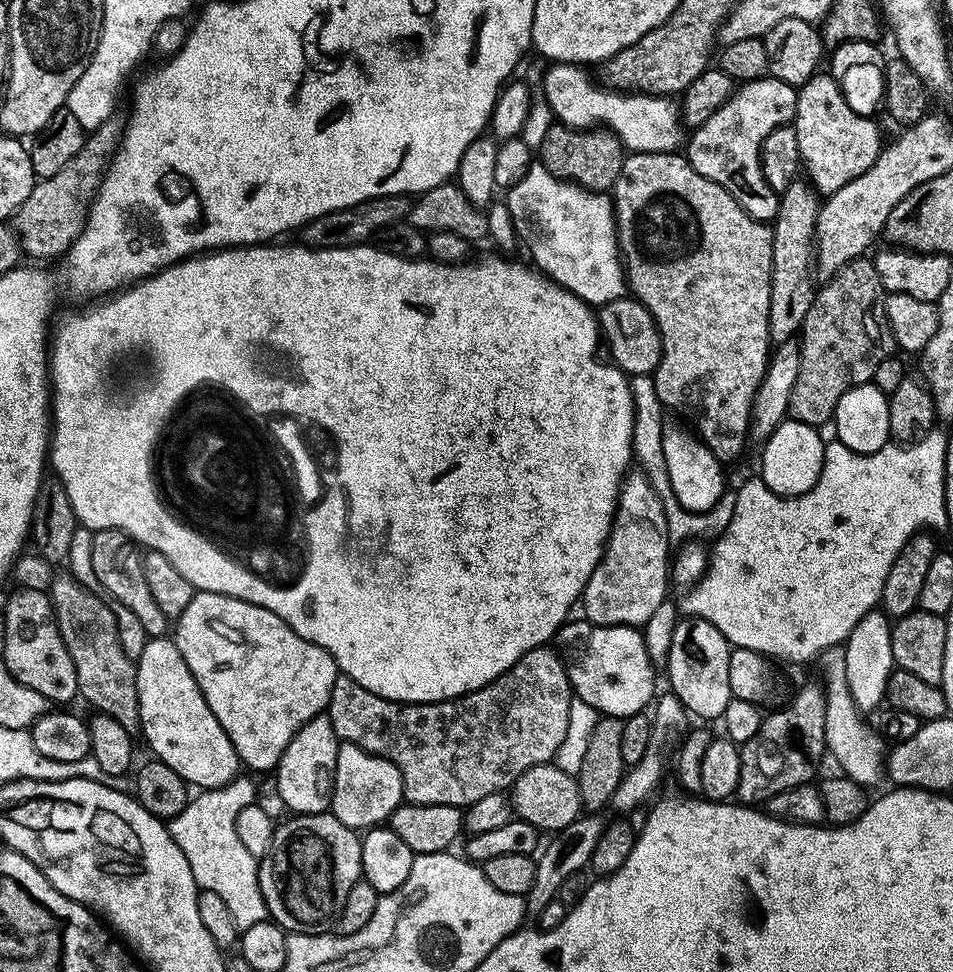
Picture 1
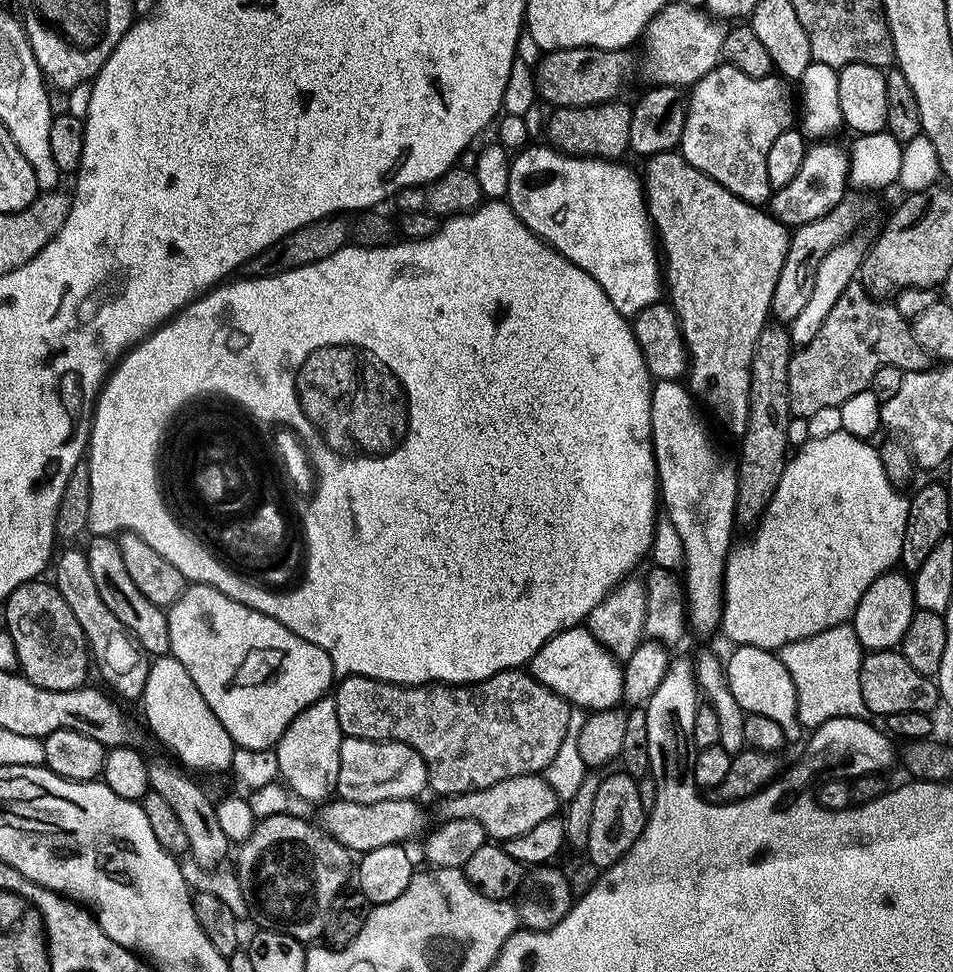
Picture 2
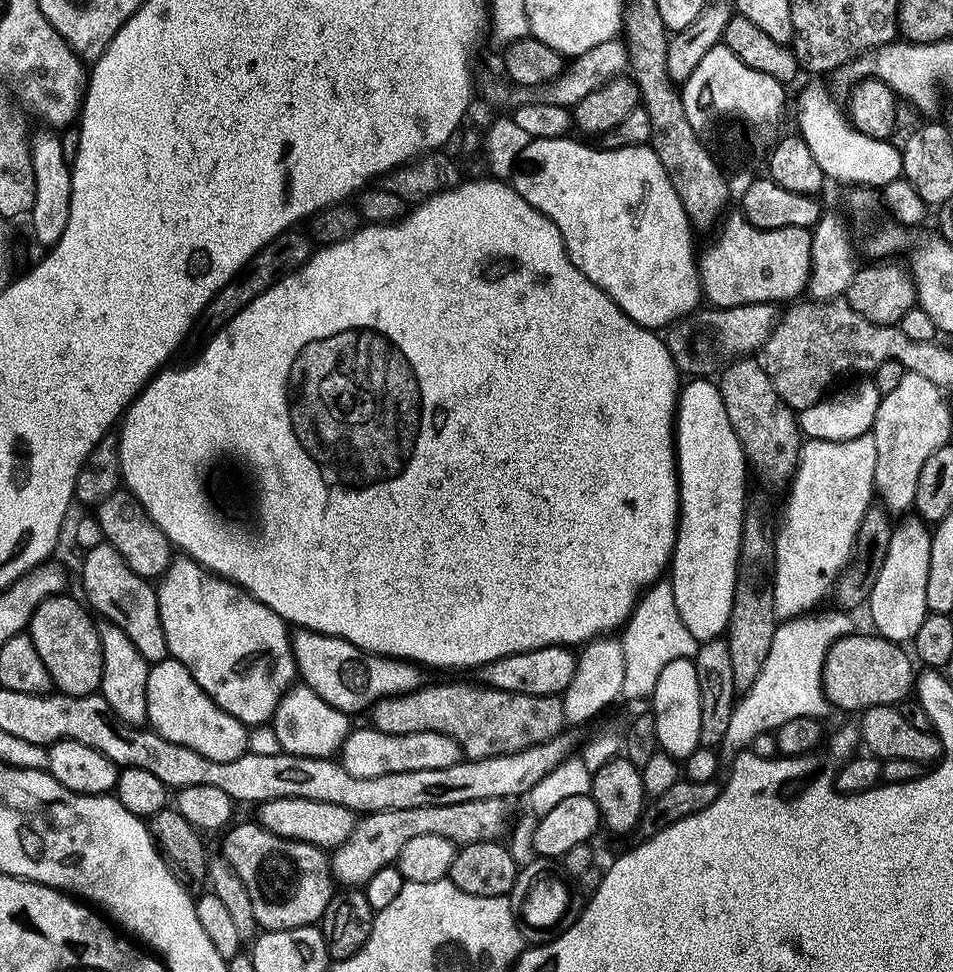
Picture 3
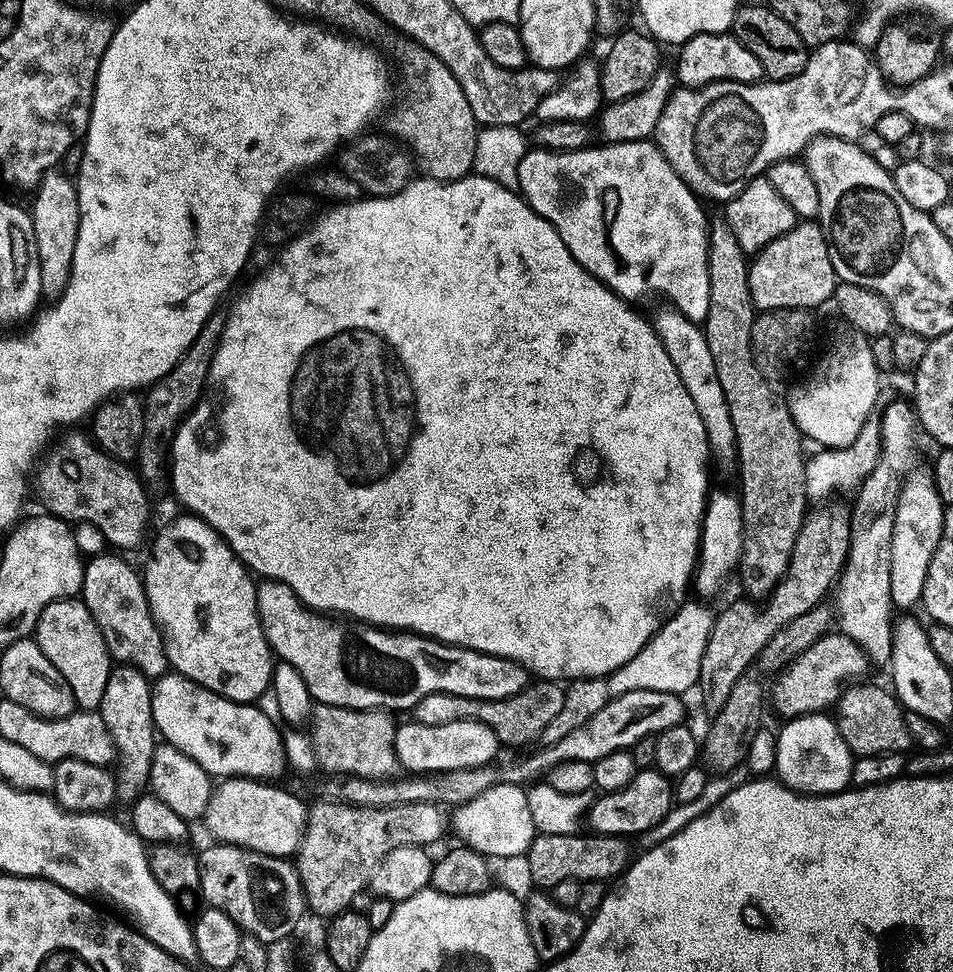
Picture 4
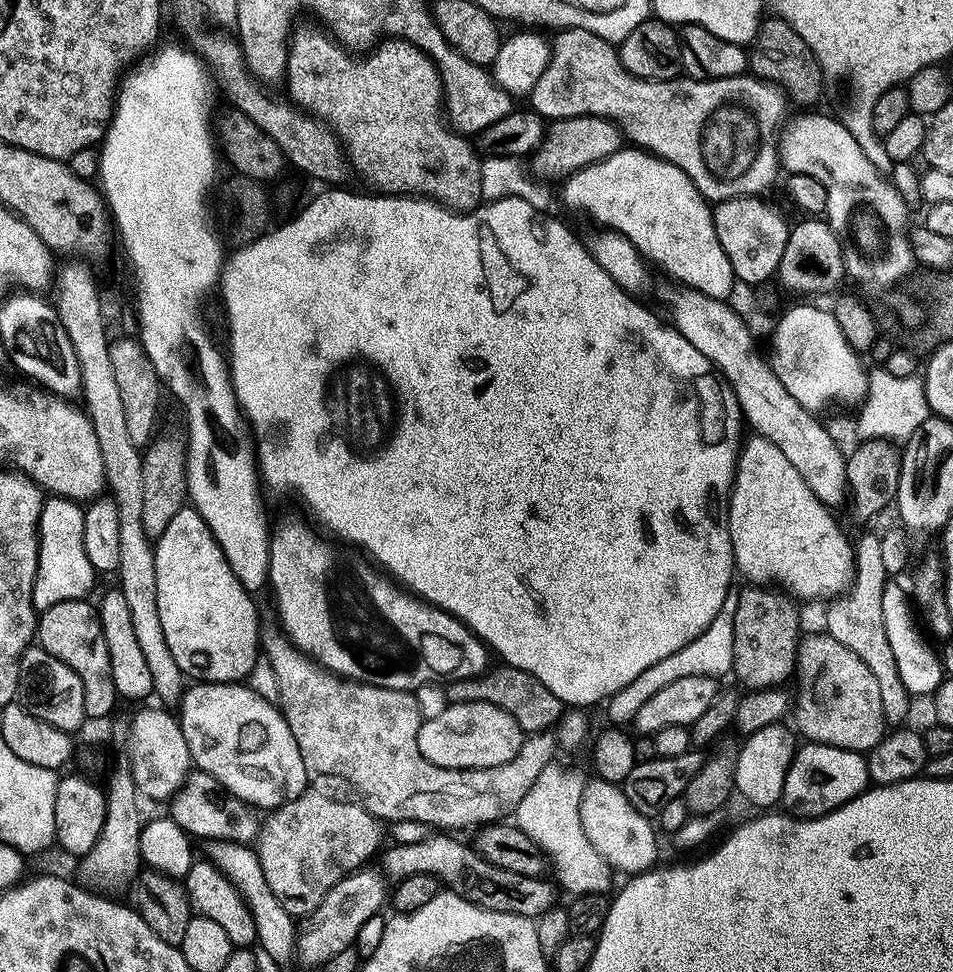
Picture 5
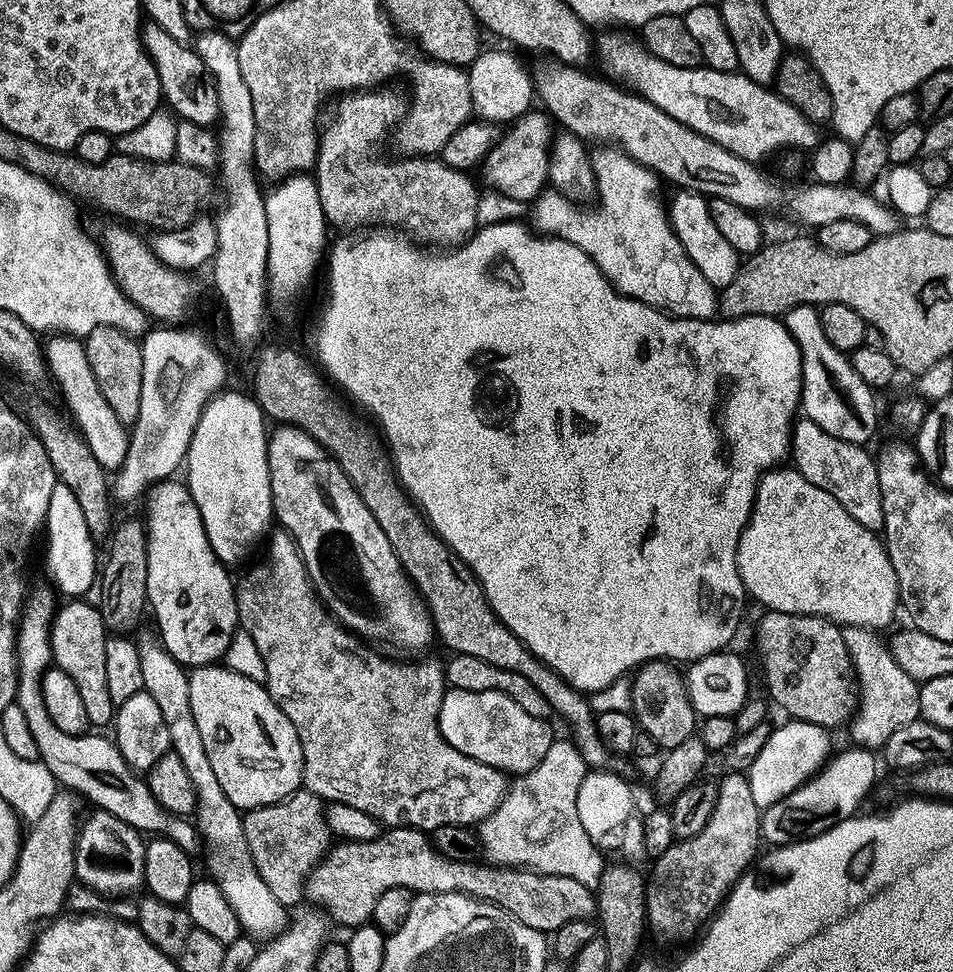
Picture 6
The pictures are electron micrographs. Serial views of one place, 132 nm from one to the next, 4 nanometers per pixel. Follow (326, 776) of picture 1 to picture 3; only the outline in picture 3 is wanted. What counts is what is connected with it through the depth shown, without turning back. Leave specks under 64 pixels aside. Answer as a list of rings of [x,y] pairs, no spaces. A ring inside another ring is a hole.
[[[302,682],[294,684],[285,692],[270,725],[283,752],[300,757],[322,757],[327,759],[335,755],[344,743],[350,731],[349,717],[338,709],[327,704],[314,690]]]

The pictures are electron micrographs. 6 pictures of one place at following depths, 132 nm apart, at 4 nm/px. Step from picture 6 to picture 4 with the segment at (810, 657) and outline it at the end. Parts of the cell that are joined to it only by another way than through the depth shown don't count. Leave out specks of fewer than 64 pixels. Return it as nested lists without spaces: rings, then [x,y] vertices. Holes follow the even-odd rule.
[[[853,682],[847,685],[838,704],[838,723],[846,746],[857,757],[907,753],[913,747],[913,742],[906,730],[905,709],[887,687],[871,688],[864,683],[868,682]]]

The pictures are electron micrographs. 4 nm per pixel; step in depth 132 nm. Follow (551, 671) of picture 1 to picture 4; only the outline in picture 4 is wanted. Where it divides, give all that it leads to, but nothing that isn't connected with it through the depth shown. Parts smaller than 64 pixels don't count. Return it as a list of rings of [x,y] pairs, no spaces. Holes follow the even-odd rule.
[[[537,679],[518,694],[501,700],[475,700],[441,692],[430,694],[416,703],[416,707],[411,709],[410,716],[415,723],[430,726],[459,720],[477,720],[494,732],[501,745],[508,746],[508,744],[528,744],[531,740],[539,741],[546,726],[554,722],[554,717],[558,715],[558,710],[562,710],[563,705],[564,688],[557,681]]]

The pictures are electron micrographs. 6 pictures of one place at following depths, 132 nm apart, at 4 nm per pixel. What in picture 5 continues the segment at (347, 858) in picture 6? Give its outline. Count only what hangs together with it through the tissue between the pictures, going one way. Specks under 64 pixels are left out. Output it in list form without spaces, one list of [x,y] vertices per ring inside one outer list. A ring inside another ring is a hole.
[[[433,834],[422,842],[411,842],[409,845],[395,844],[385,847],[382,852],[384,856],[383,871],[389,877],[403,878],[414,874],[430,874],[436,877],[443,885],[446,885],[458,896],[463,896],[472,904],[477,904],[479,908],[486,908],[489,912],[509,912],[519,916],[535,918],[548,912],[557,903],[556,892],[552,889],[552,884],[548,878],[538,876],[527,876],[526,874],[514,874],[514,870],[502,870],[502,866],[494,866],[480,857],[475,847],[463,844],[460,840],[455,840],[452,834]]]

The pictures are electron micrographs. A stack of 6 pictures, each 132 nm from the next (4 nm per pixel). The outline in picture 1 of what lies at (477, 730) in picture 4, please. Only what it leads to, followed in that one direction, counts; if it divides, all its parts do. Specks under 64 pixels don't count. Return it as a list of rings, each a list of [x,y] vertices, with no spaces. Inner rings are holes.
[[[341,743],[334,770],[330,809],[331,815],[336,816],[338,822],[353,830],[367,830],[387,821],[394,809],[403,803],[404,776],[394,762],[354,744]]]

